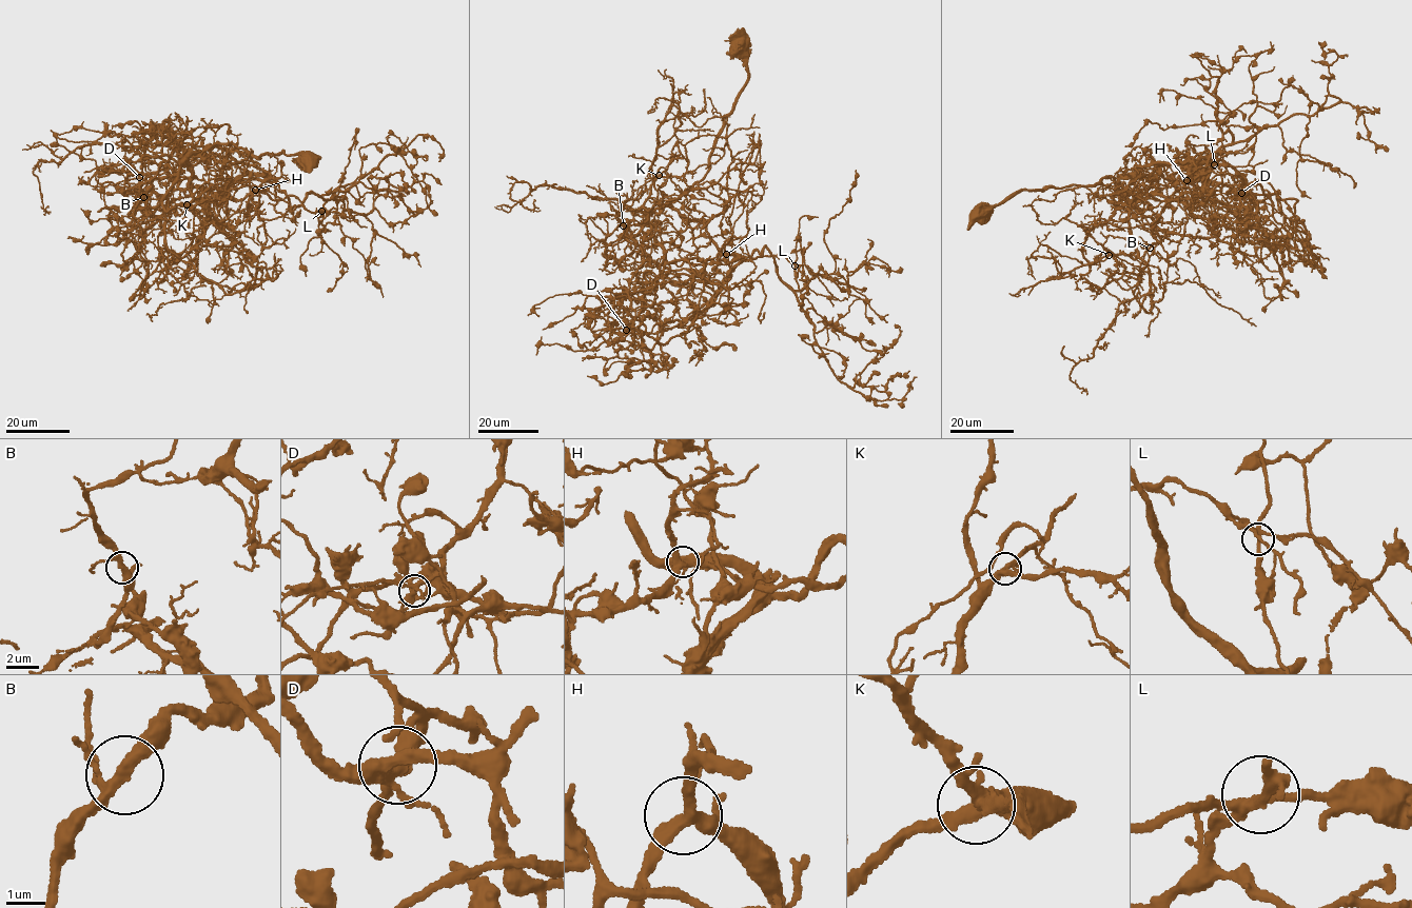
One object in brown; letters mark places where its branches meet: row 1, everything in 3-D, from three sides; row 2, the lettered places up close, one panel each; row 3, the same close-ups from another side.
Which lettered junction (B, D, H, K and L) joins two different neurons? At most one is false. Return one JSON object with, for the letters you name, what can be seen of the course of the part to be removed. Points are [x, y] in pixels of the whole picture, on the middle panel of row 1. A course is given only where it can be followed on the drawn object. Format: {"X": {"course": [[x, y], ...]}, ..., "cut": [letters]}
{"D": {"course": [[625, 329], [642, 324], [663, 344], [722, 285], [663, 271], [635, 318], [582, 306]]}, "cut": ["D"]}

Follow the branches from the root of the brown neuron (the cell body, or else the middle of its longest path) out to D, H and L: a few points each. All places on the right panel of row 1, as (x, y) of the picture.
D: (979, 213), (1022, 191), (1094, 186), (1106, 176), (1130, 195), (1159, 195), (1194, 206), (1211, 184), (1241, 193)
H: (979, 213), (1022, 191), (1094, 186), (1111, 176), (1130, 195), (1179, 200), (1191, 215), (1197, 193), (1187, 180)
L: (979, 213), (1022, 191), (1116, 182), (1140, 165), (1189, 160), (1199, 176), (1191, 182), (1214, 164)

